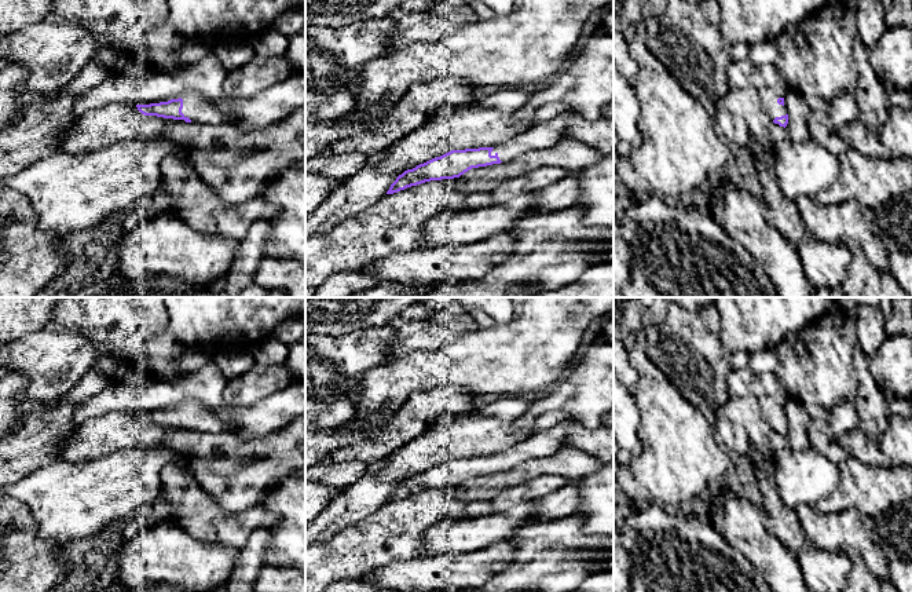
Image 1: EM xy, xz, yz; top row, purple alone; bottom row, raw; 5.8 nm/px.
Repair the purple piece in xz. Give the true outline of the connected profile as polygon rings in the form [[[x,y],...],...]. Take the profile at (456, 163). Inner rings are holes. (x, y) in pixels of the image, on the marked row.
[[[565,112],[547,123],[528,127],[521,134],[494,147],[451,150],[404,171],[391,184],[387,194],[431,180],[459,178],[472,168],[506,162],[519,158],[530,150],[552,147],[563,139],[567,123],[574,116],[576,114]]]

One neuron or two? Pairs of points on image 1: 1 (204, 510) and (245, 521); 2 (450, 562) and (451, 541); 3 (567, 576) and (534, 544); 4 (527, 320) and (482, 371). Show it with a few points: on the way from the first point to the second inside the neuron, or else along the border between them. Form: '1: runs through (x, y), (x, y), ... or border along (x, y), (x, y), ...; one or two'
1: runs through (213, 519), (235, 521); one
2: border along (483, 547), (475, 551), (447, 551), (424, 556); two
3: runs through (559, 567), (541, 552); one
4: runs through (520, 332), (494, 358); one

